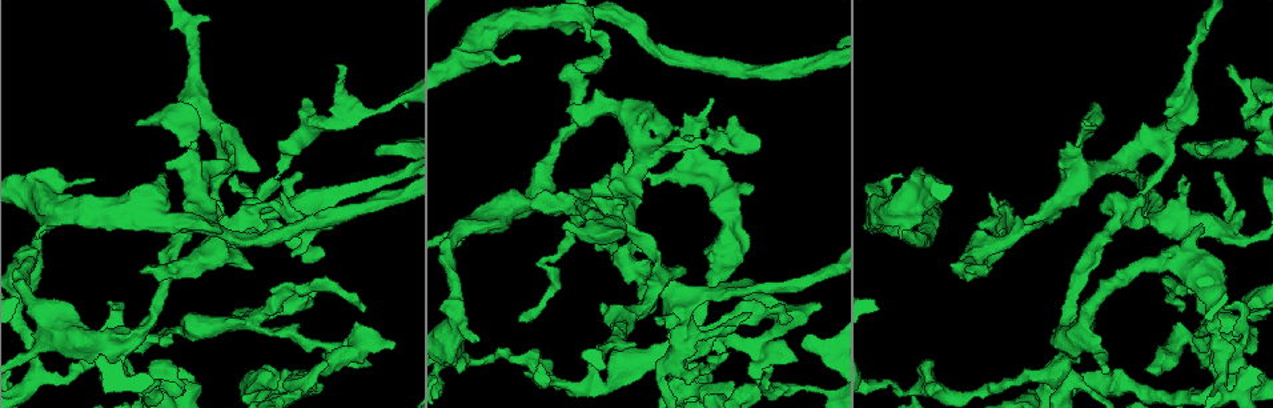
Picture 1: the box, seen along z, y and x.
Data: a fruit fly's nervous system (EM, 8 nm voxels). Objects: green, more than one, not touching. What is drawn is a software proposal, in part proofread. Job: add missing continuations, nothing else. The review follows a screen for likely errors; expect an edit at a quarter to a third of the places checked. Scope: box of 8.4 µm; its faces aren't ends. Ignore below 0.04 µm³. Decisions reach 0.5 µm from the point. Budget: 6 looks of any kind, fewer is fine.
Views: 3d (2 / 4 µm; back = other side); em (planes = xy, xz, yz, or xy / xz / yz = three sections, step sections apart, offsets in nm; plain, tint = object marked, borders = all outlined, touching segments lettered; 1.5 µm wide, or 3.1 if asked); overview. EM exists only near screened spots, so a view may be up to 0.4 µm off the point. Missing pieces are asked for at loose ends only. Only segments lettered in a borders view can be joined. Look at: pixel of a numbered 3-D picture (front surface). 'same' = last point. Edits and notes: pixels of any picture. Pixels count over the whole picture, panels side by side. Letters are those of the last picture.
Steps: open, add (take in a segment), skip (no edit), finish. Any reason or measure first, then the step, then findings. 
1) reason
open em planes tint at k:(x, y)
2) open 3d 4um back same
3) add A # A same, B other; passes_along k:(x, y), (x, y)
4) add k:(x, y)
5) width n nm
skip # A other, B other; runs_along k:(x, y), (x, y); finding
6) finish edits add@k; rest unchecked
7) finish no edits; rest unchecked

free end
open em planes borders at 1:(1165, 343)

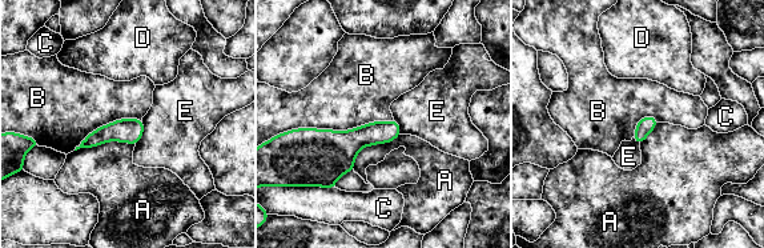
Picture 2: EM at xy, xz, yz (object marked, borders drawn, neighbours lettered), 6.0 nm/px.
width 100 nm
skip # A other, B other, C other, D other, E other; border 2:(393, 118), (349, 130), (292, 130); none of them fits

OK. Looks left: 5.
free end
open 3d 2um at 1:(754, 187)

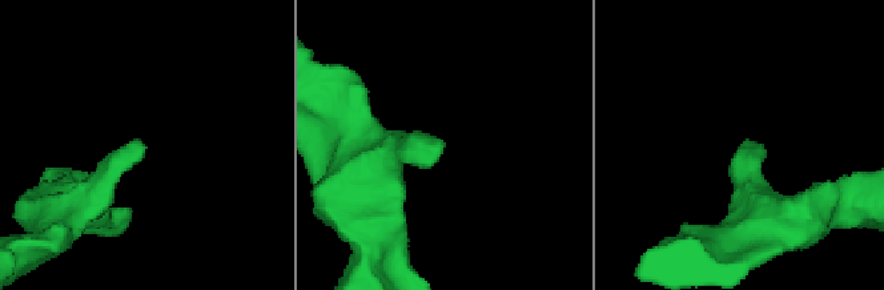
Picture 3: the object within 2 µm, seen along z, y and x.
open em planes borders at 3:(747, 143)

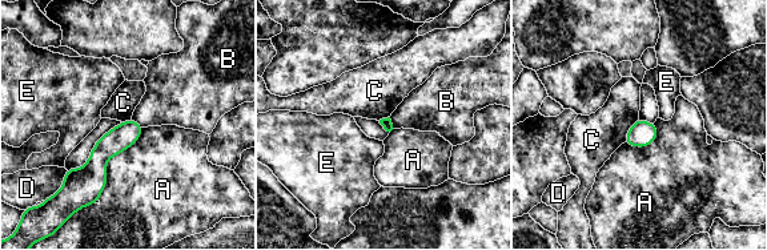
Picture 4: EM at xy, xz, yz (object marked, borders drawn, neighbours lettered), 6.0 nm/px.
longest_contact A 500 nm
skip # A other, B other, C other, D other, E other; no lettered segment goes on from it

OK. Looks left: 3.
an open end
open 3d 2um at 1:(477, 338)

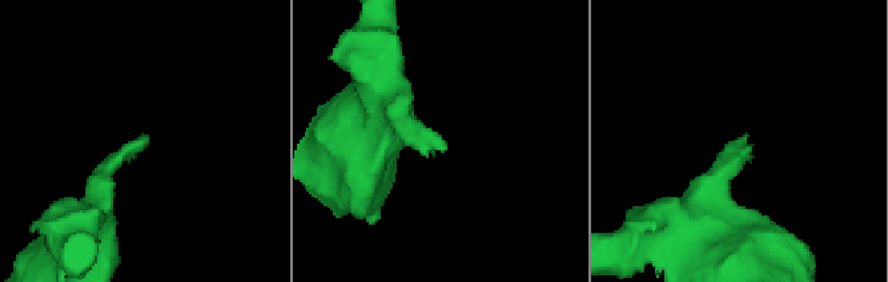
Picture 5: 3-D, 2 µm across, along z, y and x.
open em planes plain at 5:(744, 135)

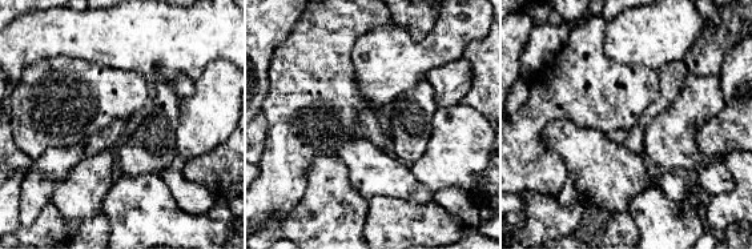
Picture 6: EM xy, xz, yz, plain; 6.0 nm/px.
open em planes borders same

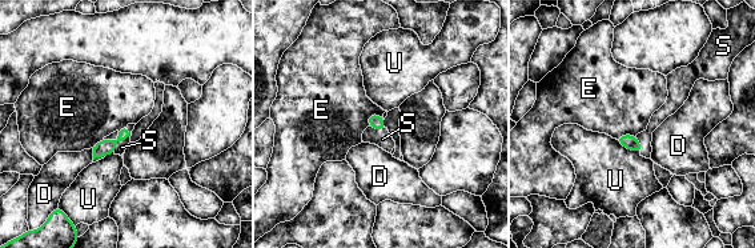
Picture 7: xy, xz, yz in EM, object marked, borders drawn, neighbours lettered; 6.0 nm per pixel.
add S # D other, E other, S same, U other; passes_along 7:(104, 147), (124, 140), (121, 147); the neuron continues

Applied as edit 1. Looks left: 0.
finish edits add@7; rest unchecked

